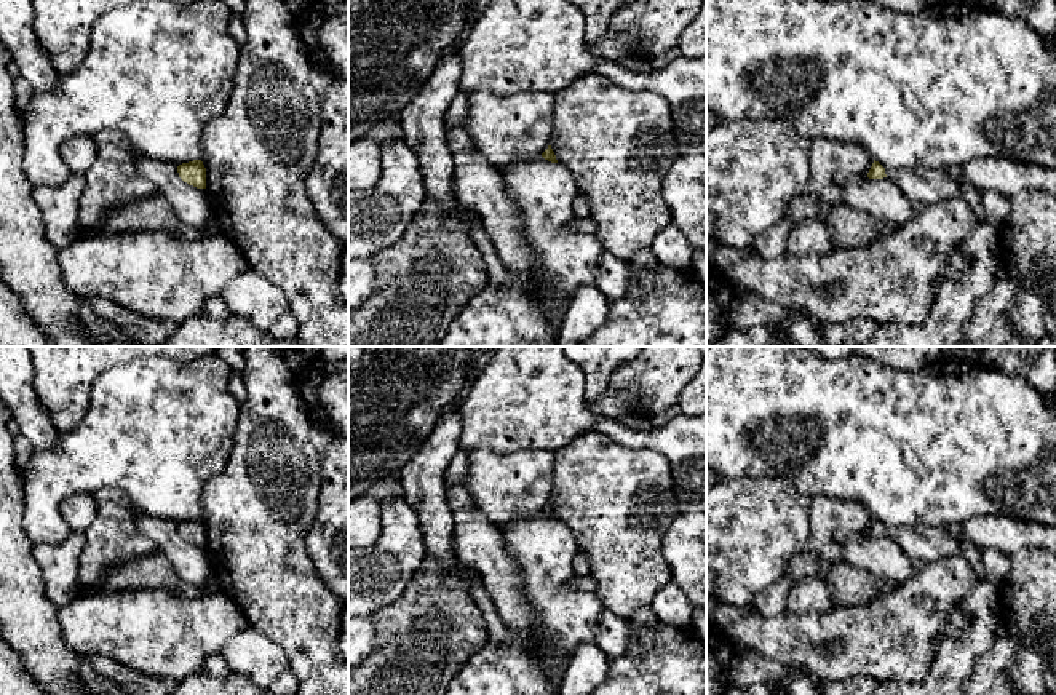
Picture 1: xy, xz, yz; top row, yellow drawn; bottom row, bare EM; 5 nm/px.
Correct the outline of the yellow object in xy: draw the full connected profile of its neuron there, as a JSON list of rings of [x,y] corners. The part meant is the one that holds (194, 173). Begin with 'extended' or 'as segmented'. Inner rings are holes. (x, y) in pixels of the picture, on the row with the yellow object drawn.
as segmented | [[[193,160],[177,166],[179,177],[197,189],[206,189],[206,168],[201,160]]]

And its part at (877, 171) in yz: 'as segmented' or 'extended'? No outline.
extended

